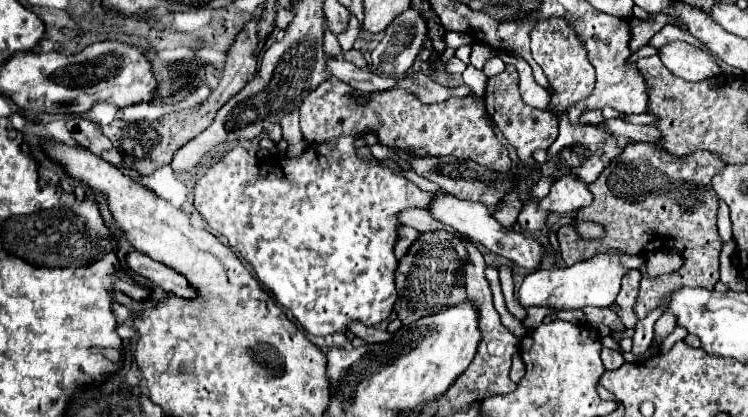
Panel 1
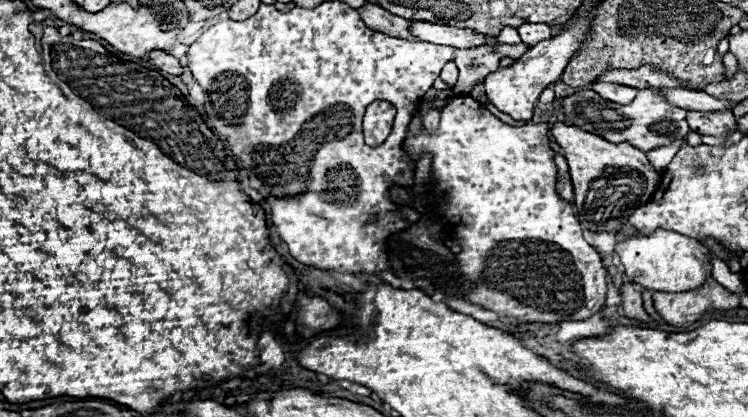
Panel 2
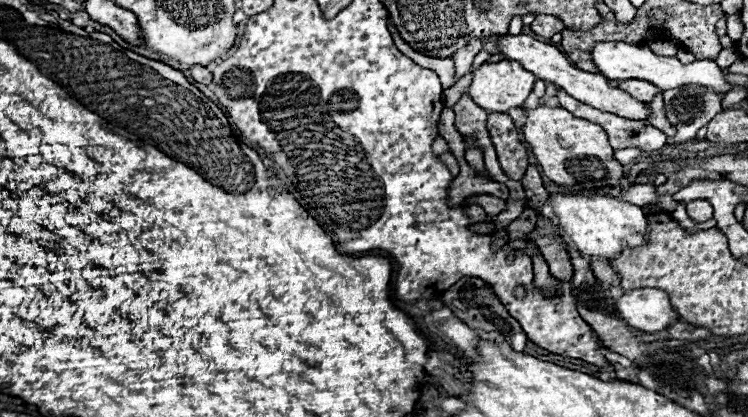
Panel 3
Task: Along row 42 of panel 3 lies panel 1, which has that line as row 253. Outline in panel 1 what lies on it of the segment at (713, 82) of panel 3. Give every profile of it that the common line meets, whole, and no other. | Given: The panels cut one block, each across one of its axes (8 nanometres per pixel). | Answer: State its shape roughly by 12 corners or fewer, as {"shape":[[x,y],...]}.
{"shape":[[602,252],[530,272],[520,304],[612,306],[646,256]]}

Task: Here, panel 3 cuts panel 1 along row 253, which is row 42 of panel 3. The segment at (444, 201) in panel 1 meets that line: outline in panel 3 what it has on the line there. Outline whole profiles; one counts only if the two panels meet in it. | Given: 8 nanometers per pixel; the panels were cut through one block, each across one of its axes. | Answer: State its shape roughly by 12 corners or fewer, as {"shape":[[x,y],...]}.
{"shape":[[526,34],[496,40],[506,60],[576,100],[630,120],[648,108]]}

